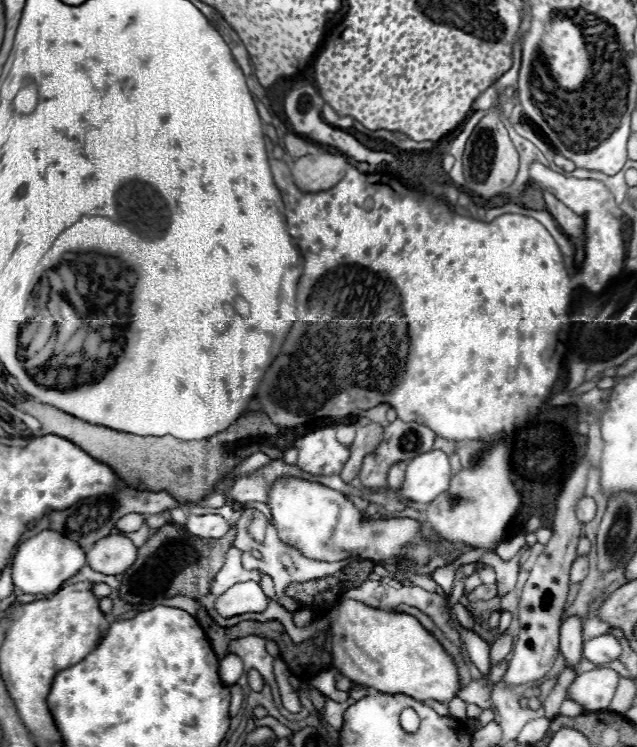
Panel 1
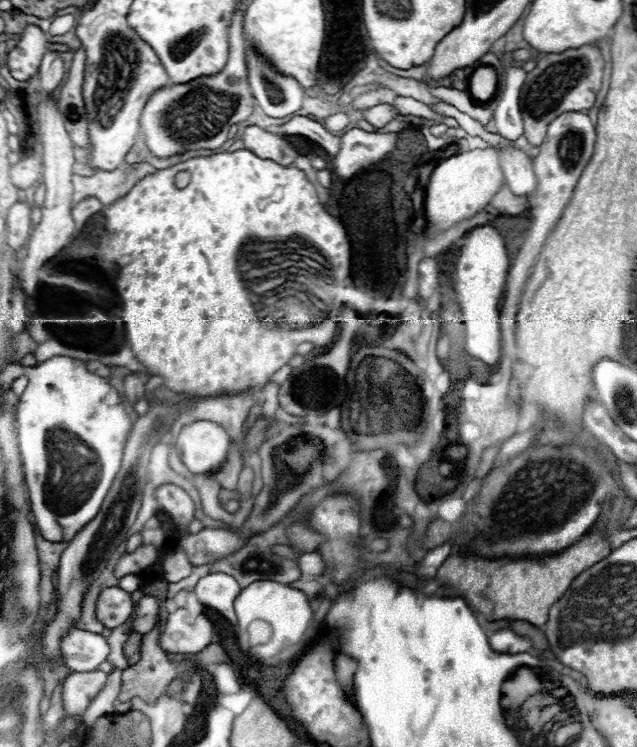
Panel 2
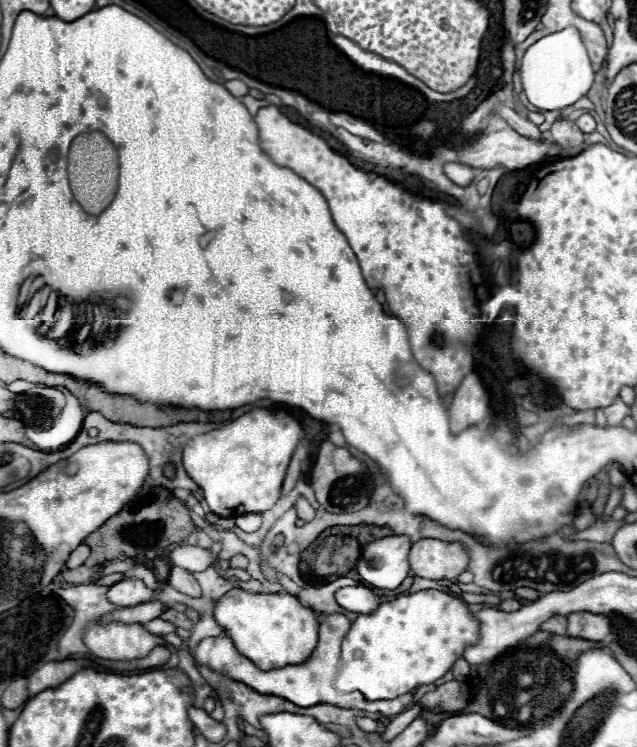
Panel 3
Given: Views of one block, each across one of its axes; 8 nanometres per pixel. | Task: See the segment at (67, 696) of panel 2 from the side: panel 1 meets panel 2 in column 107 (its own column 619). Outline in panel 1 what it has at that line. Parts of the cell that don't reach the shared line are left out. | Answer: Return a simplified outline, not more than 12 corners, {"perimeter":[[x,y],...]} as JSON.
{"perimeter":[[612,668],[582,672],[570,698],[592,710],[608,710],[620,674]]}

